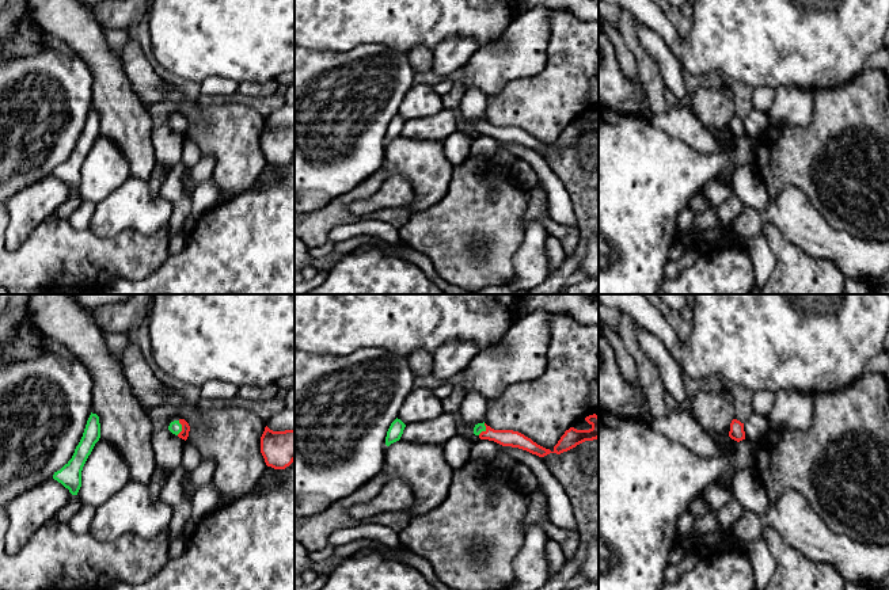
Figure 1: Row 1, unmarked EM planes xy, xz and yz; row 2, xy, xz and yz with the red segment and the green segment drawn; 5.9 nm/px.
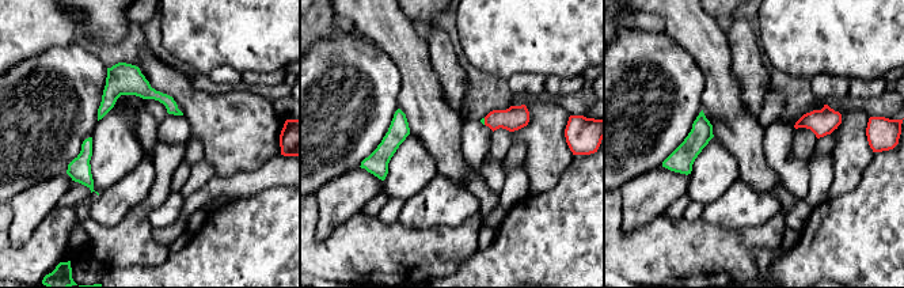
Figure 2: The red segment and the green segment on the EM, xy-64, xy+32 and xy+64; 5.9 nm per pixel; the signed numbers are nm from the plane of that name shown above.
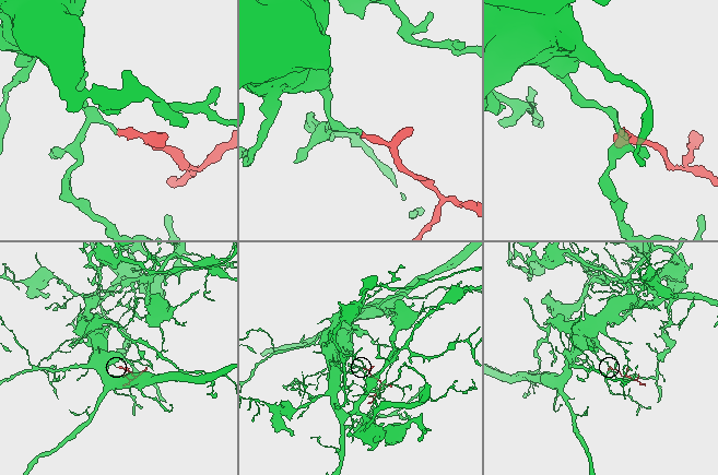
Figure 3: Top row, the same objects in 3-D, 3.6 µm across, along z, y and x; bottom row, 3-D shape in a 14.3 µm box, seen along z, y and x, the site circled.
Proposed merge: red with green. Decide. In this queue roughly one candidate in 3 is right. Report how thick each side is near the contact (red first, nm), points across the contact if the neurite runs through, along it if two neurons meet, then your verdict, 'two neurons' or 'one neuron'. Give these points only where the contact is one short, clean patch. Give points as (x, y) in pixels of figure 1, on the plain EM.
60/80 nm | across xy (183, 130), (182, 124), (175, 124) | one neuron

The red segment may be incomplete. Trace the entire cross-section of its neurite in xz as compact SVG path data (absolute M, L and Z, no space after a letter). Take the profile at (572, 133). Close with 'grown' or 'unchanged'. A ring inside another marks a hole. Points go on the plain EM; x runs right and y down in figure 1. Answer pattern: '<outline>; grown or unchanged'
M593 110L593 111L586 113L585 117L592 122L589 126L577 126L574 123L570 123L561 133L558 140L554 142L552 148L550 145L546 145L537 141L531 134L525 133L524 130L518 127L494 126L490 122L487 122L485 118L475 121L474 130L478 132L480 136L494 137L502 142L518 144L532 151L536 151L539 153L544 153L550 149L561 151L563 148L567 148L585 137L597 136L599 134L599 113Z; grown

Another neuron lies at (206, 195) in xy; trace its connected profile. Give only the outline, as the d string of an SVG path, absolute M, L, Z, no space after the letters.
M213 178L198 184L190 195L193 202L190 216L195 221L200 220L206 212L212 210L220 202L220 193L221 190L214 183Z

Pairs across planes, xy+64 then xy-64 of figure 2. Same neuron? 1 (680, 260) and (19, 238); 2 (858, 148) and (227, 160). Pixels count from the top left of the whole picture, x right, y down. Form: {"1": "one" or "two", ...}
{"1": "two", "2": "one"}

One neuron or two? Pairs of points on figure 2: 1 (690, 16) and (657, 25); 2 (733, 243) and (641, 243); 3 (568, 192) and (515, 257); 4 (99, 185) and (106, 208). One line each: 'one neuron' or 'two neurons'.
1: two neurons
2: one neuron
3: one neuron
4: two neurons

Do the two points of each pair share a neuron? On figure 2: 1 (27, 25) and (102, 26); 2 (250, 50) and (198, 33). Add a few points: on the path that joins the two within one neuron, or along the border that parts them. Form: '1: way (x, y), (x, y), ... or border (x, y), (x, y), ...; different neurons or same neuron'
1: way (46, 25), (83, 26); same neuron
2: way (238, 38), (232, 33), (211, 33); same neuron

